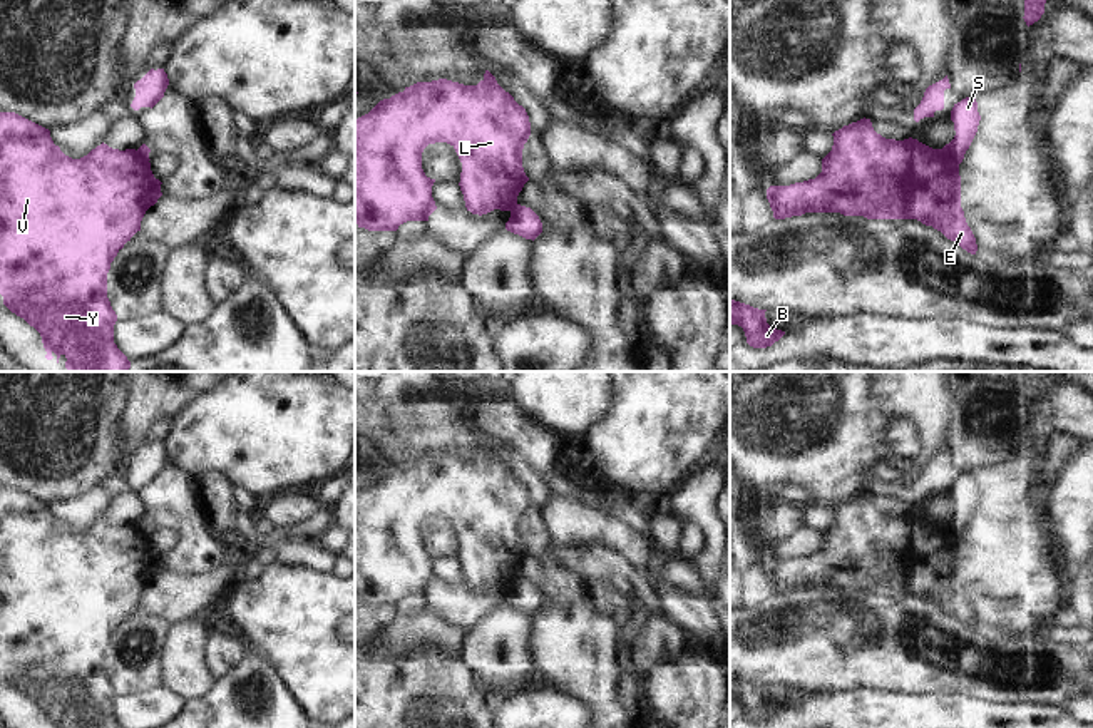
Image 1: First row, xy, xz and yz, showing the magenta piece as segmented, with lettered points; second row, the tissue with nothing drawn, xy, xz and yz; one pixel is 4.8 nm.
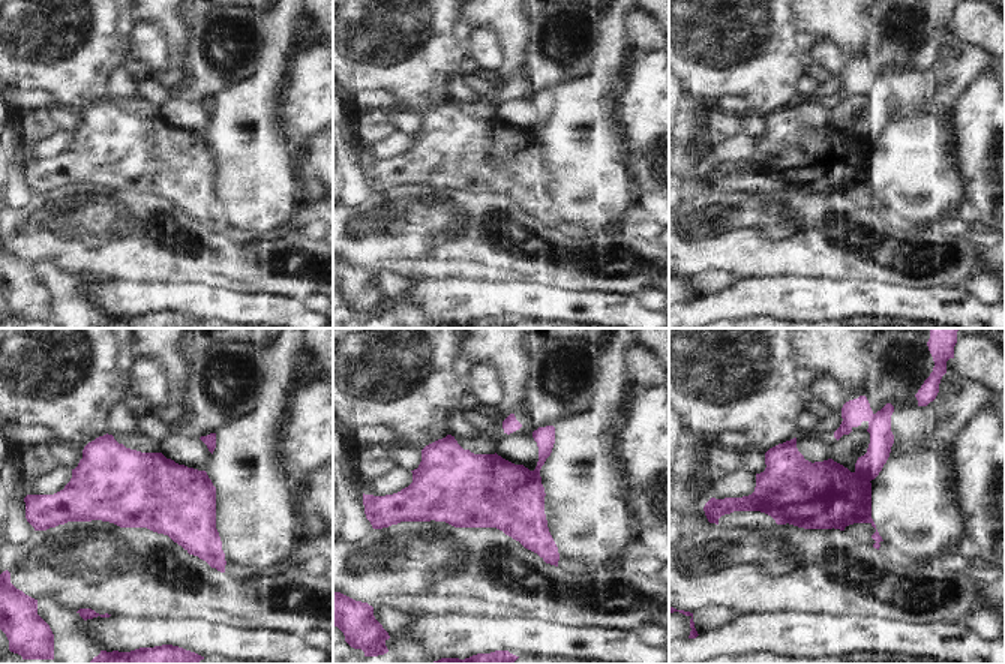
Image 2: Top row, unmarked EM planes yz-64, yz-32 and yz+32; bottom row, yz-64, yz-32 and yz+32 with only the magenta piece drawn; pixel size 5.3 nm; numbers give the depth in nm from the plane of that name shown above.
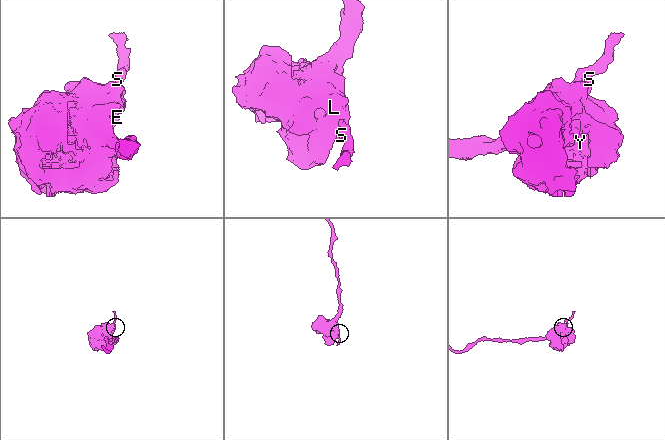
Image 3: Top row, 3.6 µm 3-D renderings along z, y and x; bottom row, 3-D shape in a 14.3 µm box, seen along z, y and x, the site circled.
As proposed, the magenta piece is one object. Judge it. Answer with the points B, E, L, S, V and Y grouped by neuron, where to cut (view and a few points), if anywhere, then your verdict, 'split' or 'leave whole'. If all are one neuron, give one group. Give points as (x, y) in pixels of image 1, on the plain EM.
B E L V Y / S | yz (938, 524), (958, 539) | split

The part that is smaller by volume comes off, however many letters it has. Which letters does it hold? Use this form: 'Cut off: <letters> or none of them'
Cut off: S

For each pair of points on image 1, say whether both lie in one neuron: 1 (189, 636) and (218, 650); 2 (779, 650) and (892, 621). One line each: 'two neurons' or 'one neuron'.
1: two neurons
2: one neuron

